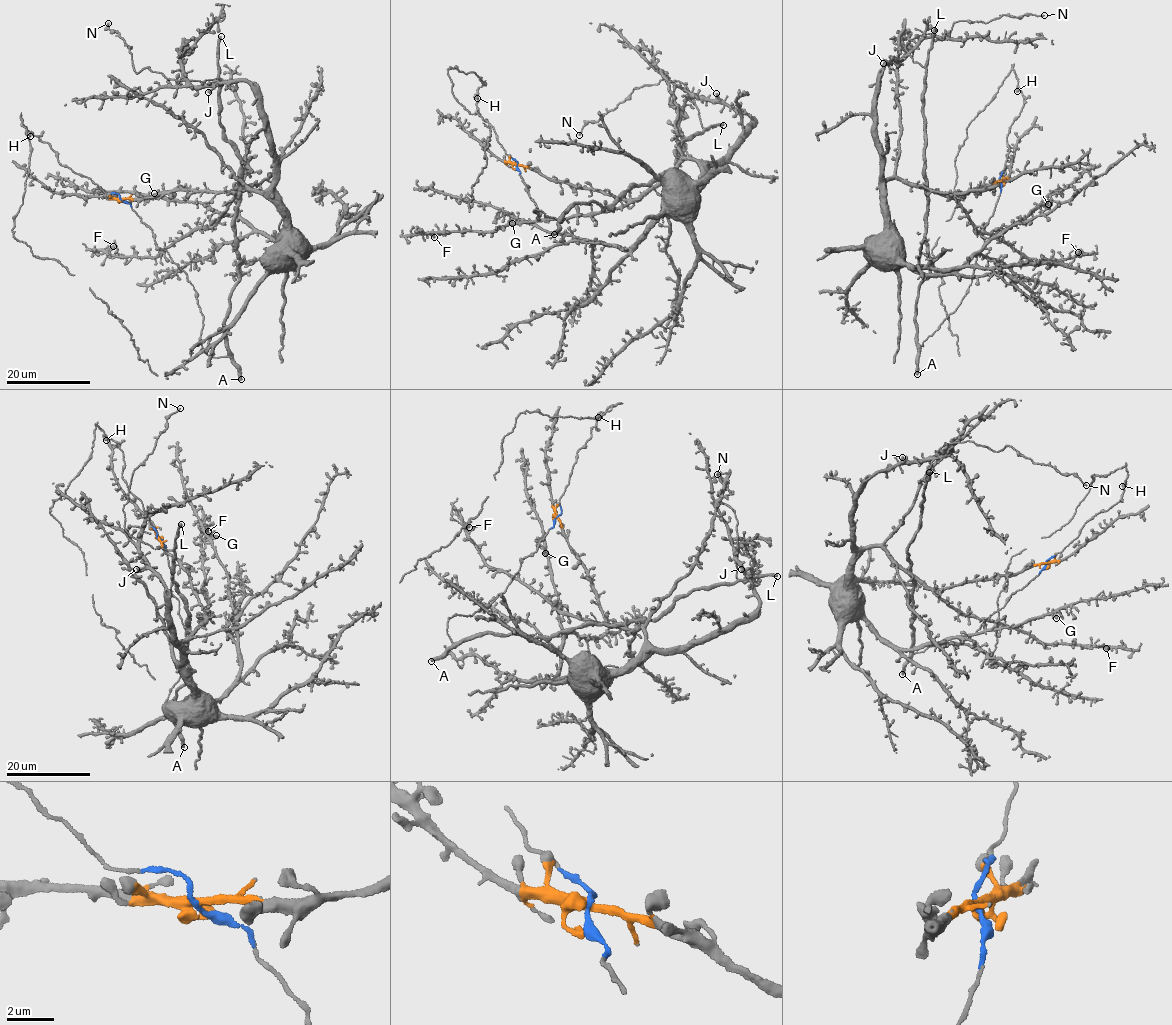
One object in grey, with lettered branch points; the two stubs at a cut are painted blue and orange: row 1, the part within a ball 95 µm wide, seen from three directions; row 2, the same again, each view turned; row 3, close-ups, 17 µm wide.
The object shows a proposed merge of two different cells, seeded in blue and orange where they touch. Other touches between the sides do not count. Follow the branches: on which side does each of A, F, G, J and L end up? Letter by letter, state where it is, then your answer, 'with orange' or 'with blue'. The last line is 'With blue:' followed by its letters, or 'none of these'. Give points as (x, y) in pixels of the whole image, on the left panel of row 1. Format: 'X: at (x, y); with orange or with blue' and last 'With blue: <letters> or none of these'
A: at (241, 379); with blue
F: at (113, 246); with orange
G: at (154, 193); with orange
J: at (208, 92); with orange
L: at (221, 36); with blue
With blue: A, L

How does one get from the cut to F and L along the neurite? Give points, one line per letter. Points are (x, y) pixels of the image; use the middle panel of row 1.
F: (517, 164), (627, 203), (609, 211), (520, 221), (487, 232), (429, 233), (435, 237)
L: (517, 164), (536, 218), (535, 209), (555, 217), (592, 200), (603, 208), (677, 168), (681, 143), (724, 124)

